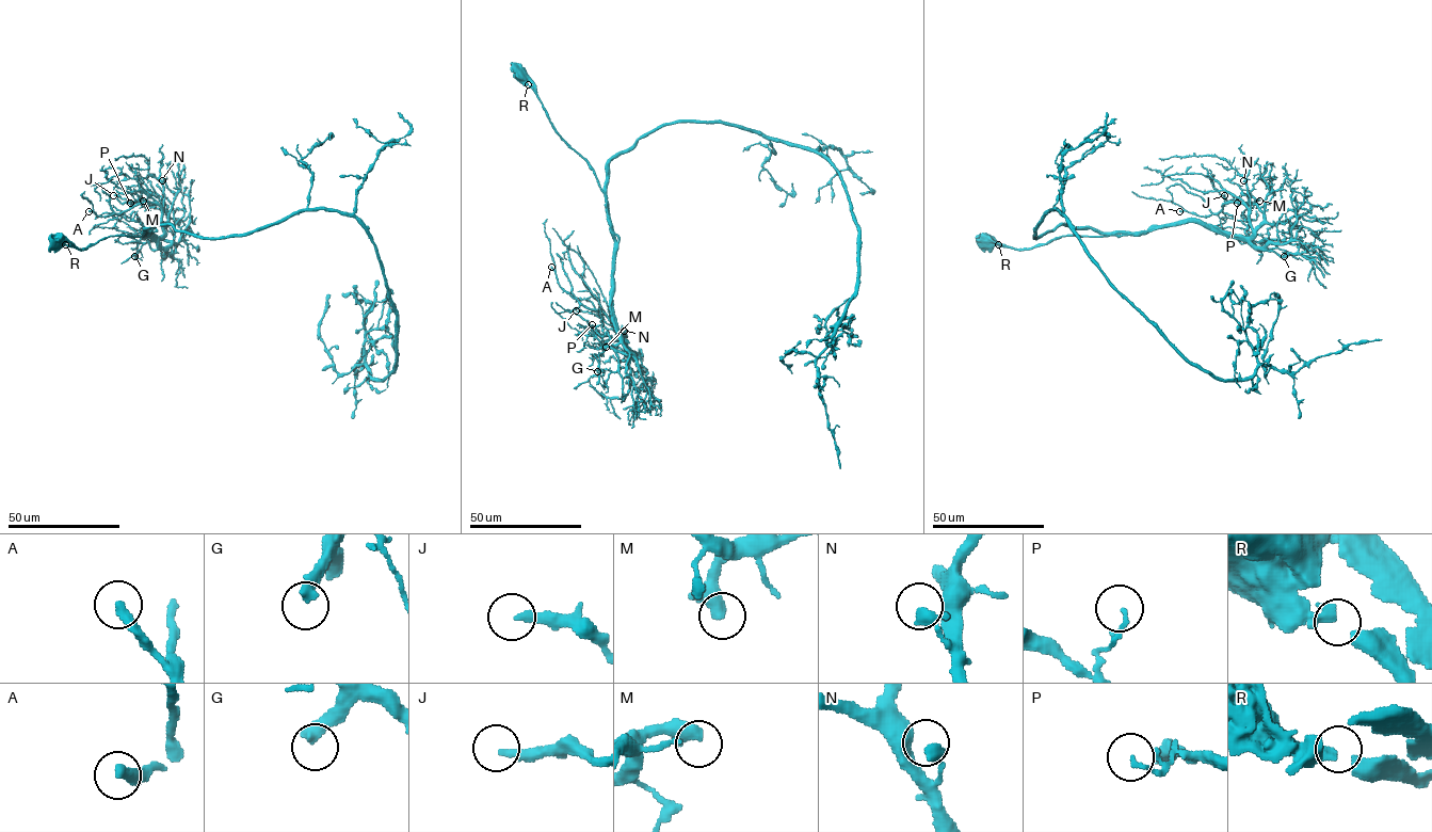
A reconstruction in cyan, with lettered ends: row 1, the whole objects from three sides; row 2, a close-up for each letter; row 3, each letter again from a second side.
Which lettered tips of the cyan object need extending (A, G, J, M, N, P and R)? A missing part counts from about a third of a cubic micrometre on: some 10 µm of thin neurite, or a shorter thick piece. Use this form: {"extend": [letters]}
{"extend": []}

